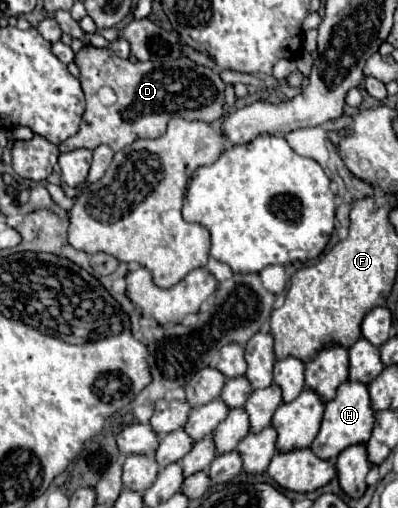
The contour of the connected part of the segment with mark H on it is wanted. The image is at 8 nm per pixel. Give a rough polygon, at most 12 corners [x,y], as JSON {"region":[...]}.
{"region":[[343,381],[311,449],[337,457],[367,443],[375,409],[367,385]]}

